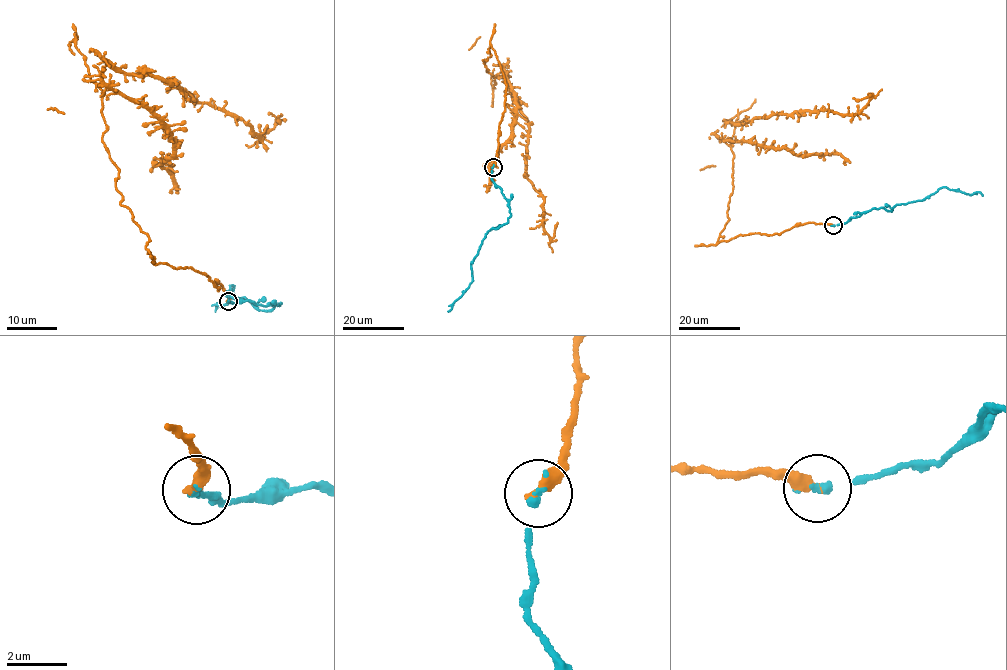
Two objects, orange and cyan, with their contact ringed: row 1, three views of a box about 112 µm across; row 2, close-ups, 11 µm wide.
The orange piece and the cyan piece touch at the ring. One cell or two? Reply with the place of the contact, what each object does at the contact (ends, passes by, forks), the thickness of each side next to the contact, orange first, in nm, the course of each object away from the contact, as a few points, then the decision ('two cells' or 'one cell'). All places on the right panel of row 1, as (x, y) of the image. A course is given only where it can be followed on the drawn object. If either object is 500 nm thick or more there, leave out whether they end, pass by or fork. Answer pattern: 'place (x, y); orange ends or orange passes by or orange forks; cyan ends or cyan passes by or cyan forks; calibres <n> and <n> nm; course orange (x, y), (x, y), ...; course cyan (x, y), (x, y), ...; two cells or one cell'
place (833, 225); orange ends; cyan ends; calibres 400 and 190 nm; course orange (833, 225), (716, 243), (733, 192), (721, 136), (760, 117), (857, 114), (868, 98), (852, 98); course cyan (833, 225), (882, 207), (892, 211), (898, 204), (921, 200), (946, 187), (965, 193), (979, 192), (982, 196); one cell

